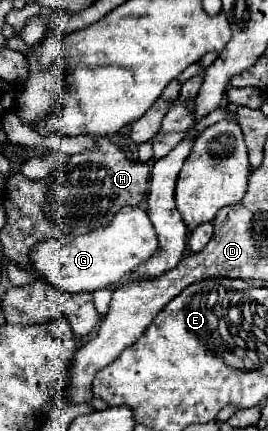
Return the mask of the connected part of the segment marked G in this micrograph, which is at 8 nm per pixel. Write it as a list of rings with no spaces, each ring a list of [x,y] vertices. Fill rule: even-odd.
[[[123,207],[107,227],[99,227],[79,237],[47,239],[31,249],[29,259],[39,277],[55,289],[63,293],[93,293],[123,277],[129,277],[139,263],[145,263],[157,251],[157,247],[157,235],[147,211],[143,207]]]

